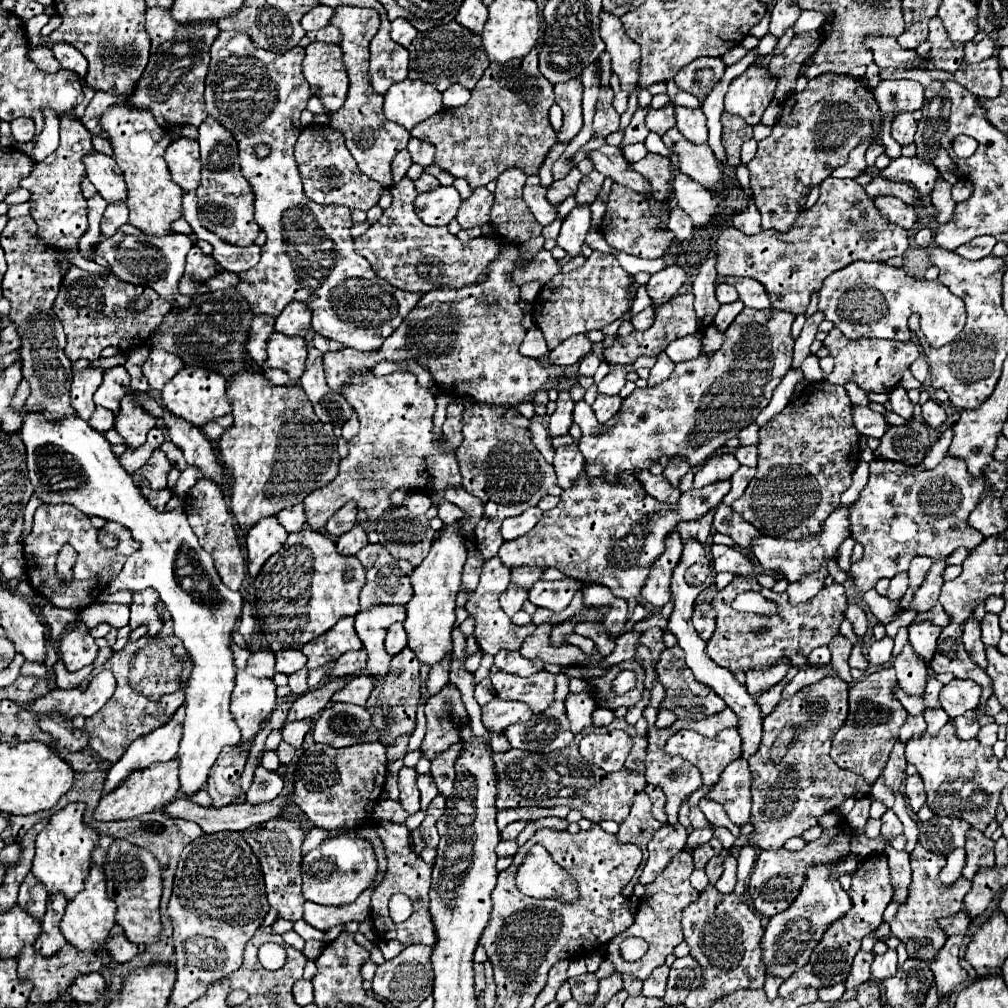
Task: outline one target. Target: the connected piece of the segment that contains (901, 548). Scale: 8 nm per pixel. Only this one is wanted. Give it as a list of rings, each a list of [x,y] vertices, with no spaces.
[[[945,458],[931,470],[923,466],[905,466],[901,462],[887,462],[887,460],[873,460],[869,470],[869,482],[861,492],[859,500],[851,508],[851,536],[863,544],[863,558],[851,566],[851,578],[855,582],[855,590],[867,592],[875,588],[877,580],[893,578],[899,572],[909,570],[909,562],[915,556],[929,556],[933,560],[945,560],[953,550],[959,546],[967,548],[969,552],[983,542],[983,534],[971,530],[967,518],[971,510],[979,504],[981,494],[985,490],[983,478],[971,478],[967,464],[961,458]]]

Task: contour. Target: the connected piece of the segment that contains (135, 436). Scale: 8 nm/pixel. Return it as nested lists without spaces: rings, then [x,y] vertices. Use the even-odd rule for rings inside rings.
[[[131,394],[123,396],[119,418],[115,418],[115,430],[127,440],[127,446],[139,448],[155,424],[157,418],[149,414],[141,404],[137,404]]]

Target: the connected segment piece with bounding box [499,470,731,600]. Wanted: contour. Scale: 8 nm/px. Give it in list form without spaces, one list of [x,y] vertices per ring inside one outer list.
[[[583,470],[569,490],[563,490],[559,504],[547,510],[541,522],[523,538],[503,542],[499,558],[505,566],[543,566],[557,568],[583,584],[607,586],[617,598],[637,600],[643,582],[651,570],[651,562],[663,554],[667,534],[681,520],[695,520],[721,504],[731,488],[731,480],[719,480],[699,490],[687,490],[679,498],[679,506],[671,510],[655,498],[647,496],[643,486],[623,472],[619,480],[607,480],[605,474],[591,478]]]

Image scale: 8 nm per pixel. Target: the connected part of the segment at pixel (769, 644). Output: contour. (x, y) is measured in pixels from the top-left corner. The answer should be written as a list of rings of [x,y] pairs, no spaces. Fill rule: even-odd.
[[[735,576],[727,588],[717,592],[711,606],[717,610],[717,628],[713,638],[707,642],[709,658],[731,672],[737,672],[737,670],[747,672],[753,668],[763,670],[767,666],[773,666],[779,658],[787,658],[791,666],[805,666],[811,650],[815,650],[817,646],[829,644],[831,638],[839,634],[839,624],[845,618],[847,596],[841,584],[831,584],[831,586],[825,586],[815,598],[803,604],[791,606],[786,592],[771,592],[761,588],[757,580],[745,580],[743,576]],[[745,590],[757,590],[767,600],[775,602],[779,606],[777,614],[761,616],[761,614],[743,614],[733,610],[731,602],[739,592],[745,592]],[[757,628],[765,628],[765,630],[757,632]]]

